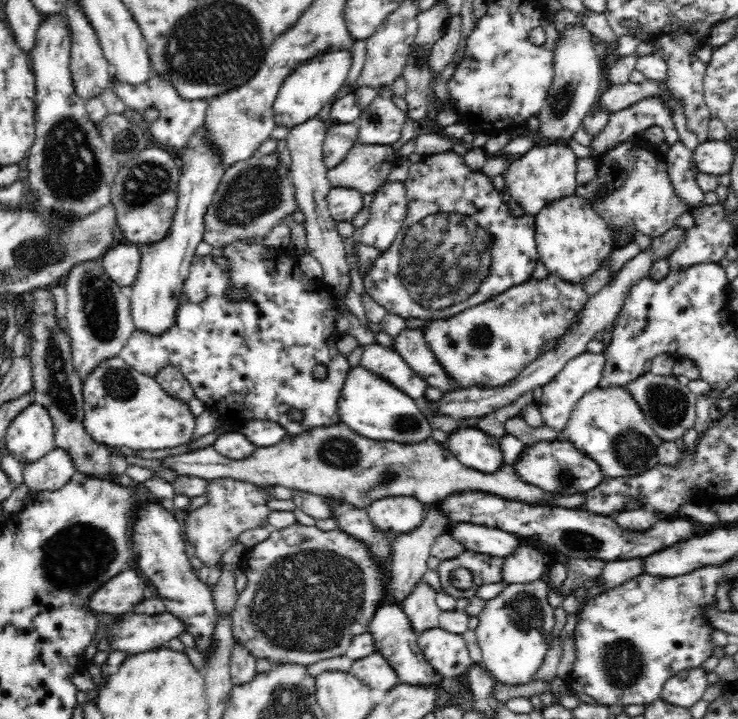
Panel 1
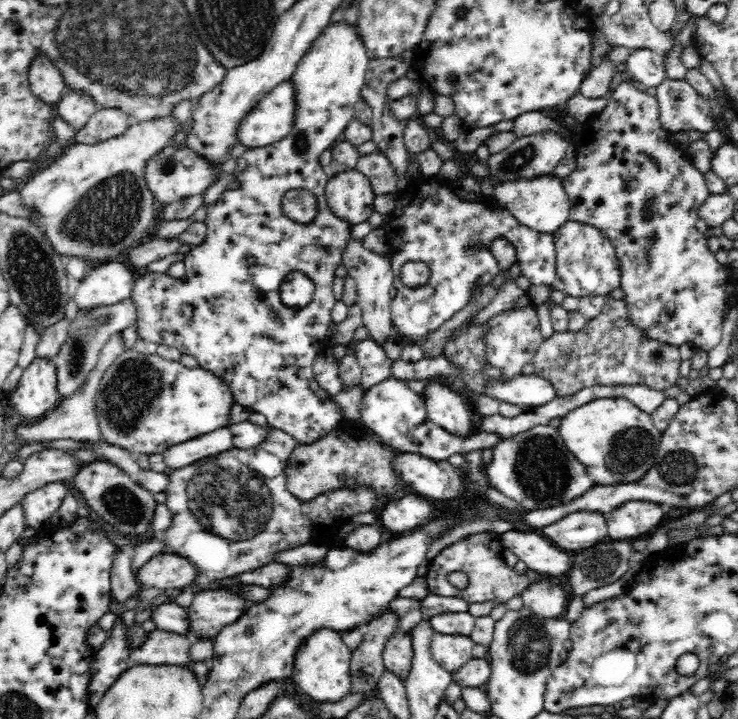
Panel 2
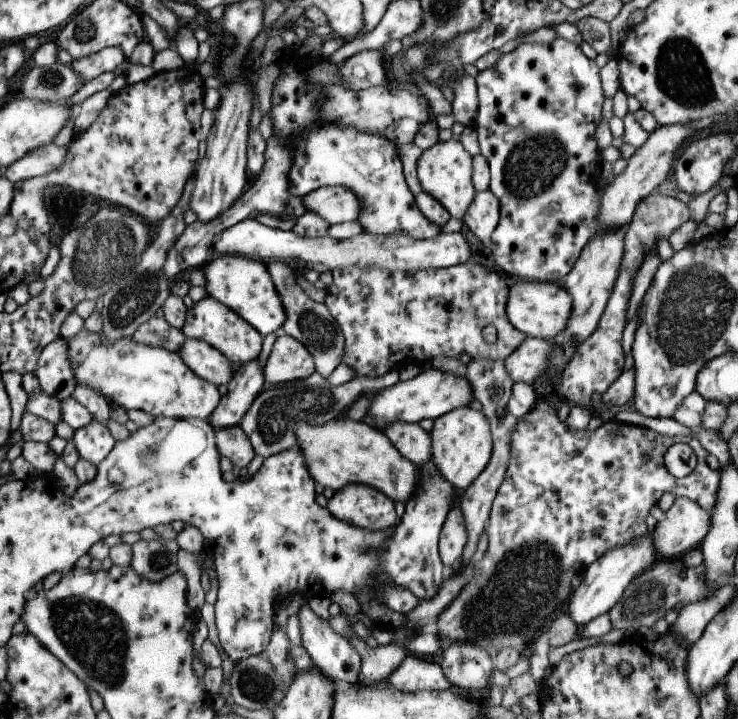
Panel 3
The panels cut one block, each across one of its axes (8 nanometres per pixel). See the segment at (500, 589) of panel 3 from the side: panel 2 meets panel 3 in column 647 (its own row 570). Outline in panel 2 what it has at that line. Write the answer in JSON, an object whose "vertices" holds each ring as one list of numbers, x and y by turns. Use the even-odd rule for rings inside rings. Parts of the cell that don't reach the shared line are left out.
{"vertices":[[484,531,471,534,458,542,443,548,430,560,425,579,428,584,429,594,438,596,455,596,462,598,467,603,486,602,493,600,496,604,505,604,516,594,521,594,526,588,542,579,542,573,528,569,523,574,508,566,503,556,504,548,500,543,501,533],[450,572,464,572,468,576,468,586,464,589,454,587,446,576]]}

